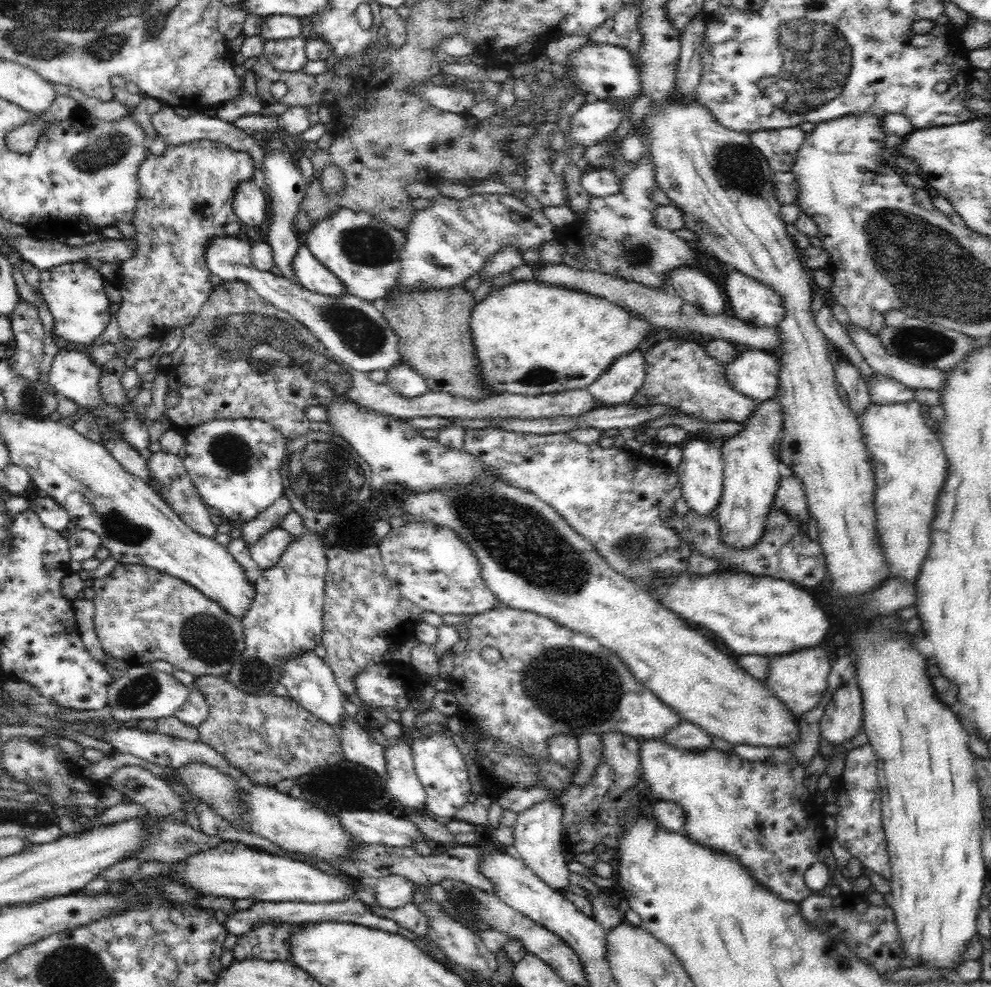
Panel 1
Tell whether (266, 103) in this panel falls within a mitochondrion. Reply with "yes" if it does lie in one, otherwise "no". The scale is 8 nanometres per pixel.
no

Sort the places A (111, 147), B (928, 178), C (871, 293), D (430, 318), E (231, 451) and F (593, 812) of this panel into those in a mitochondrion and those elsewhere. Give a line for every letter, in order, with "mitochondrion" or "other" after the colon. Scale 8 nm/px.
A: mitochondrion
B: other
C: other
D: other
E: mitochondrion
F: mitochondrion

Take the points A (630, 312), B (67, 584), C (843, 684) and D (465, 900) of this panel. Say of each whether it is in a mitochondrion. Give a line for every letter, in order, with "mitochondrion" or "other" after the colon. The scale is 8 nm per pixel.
A: other
B: other
C: other
D: mitochondrion

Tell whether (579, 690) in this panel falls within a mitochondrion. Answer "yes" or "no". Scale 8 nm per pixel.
yes

